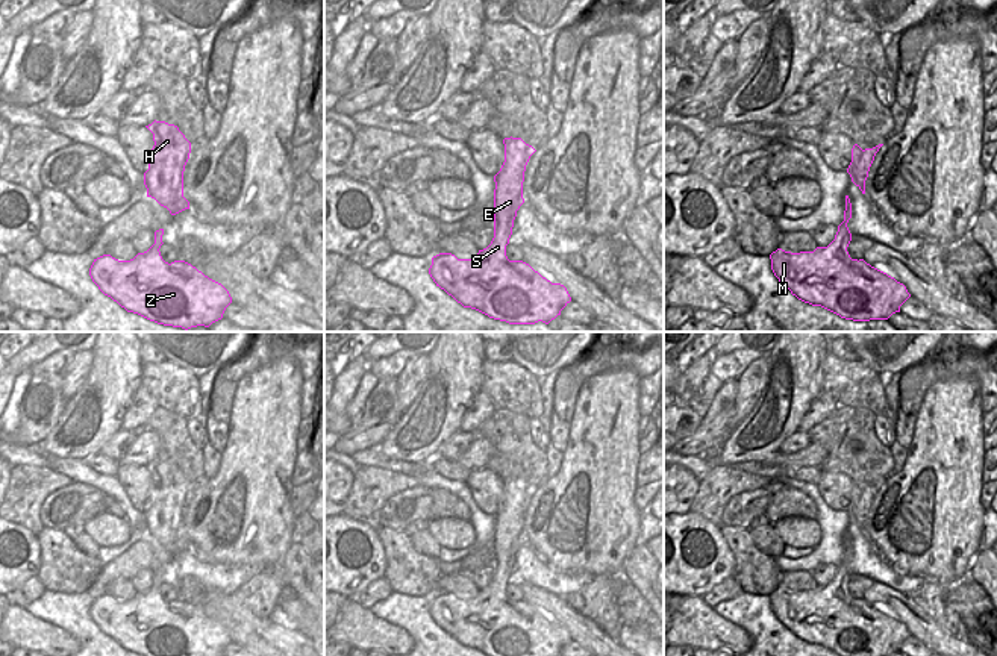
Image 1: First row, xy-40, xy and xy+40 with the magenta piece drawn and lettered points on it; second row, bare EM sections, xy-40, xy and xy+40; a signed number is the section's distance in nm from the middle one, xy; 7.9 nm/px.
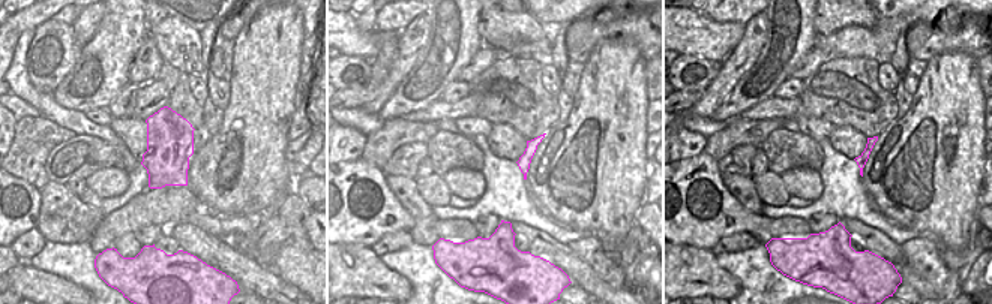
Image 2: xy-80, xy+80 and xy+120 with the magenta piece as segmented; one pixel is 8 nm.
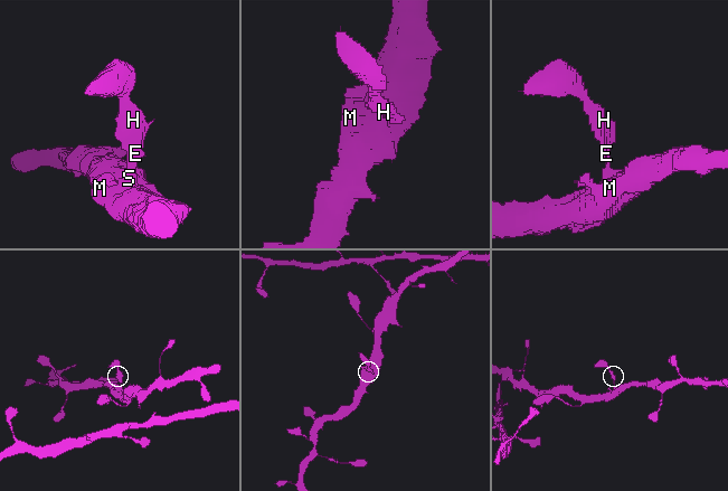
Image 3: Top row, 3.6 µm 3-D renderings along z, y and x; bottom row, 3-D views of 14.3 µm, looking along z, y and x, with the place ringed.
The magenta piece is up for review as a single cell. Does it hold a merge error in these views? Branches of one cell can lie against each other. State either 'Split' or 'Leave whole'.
Leave whole.

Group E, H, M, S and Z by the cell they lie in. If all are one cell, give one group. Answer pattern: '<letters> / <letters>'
E H M S Z

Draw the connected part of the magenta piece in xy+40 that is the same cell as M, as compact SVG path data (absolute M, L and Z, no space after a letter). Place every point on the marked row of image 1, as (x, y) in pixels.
M845 195L844 221L827 247L791 253L777 248L770 255L779 282L799 300L821 306L853 321L888 320L911 297L906 286L864 259L852 259L847 227L852 203Z

